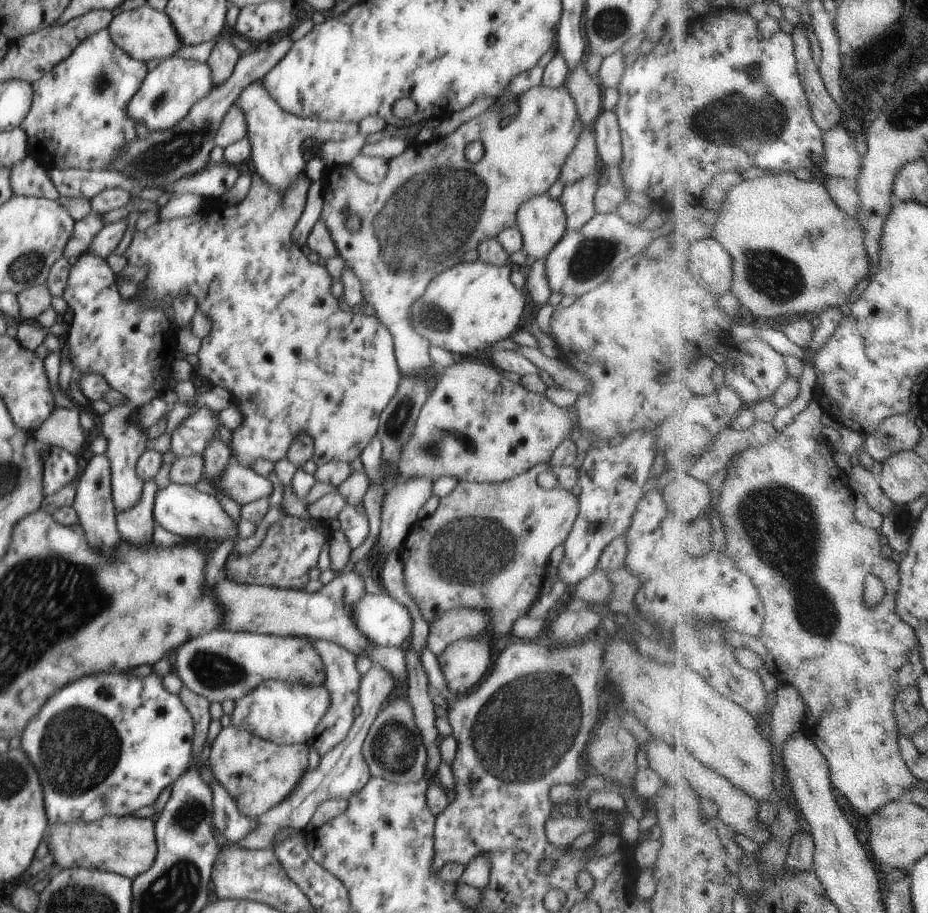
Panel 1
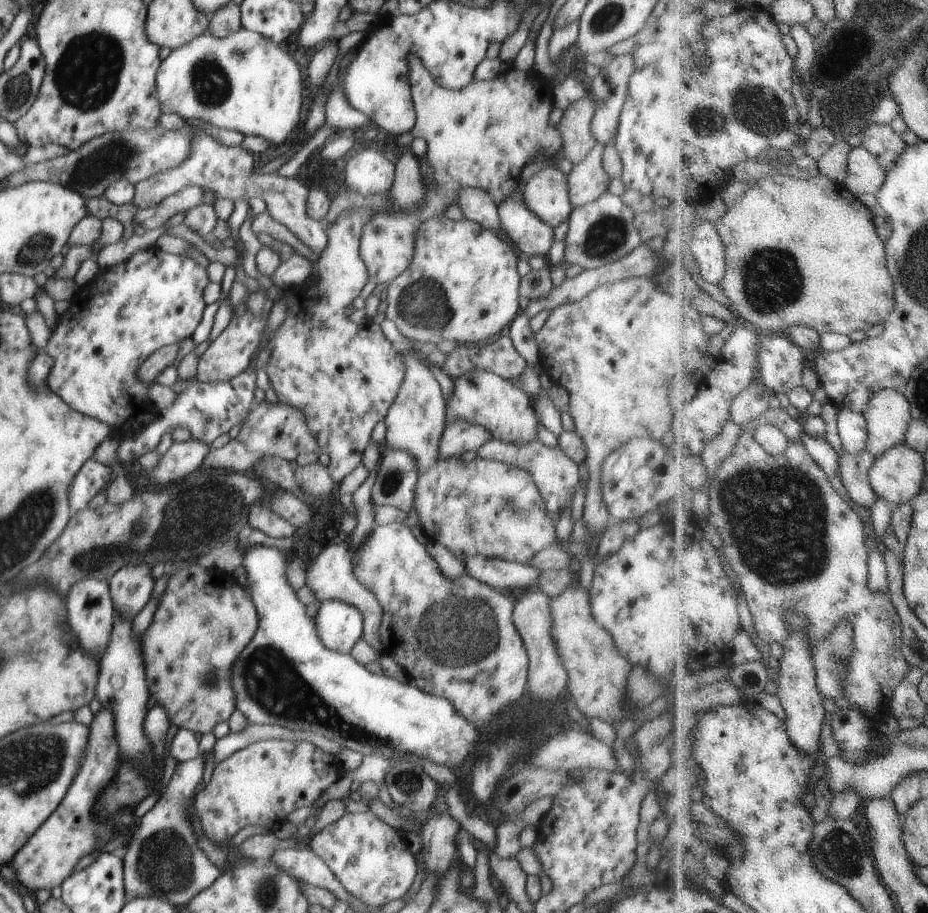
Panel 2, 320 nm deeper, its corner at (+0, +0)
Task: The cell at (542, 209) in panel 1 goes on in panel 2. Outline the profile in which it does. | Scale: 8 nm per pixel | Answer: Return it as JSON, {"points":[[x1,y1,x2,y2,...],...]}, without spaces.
{"points":[[545,167,524,182,525,205,553,229,571,216,567,175,558,167]]}

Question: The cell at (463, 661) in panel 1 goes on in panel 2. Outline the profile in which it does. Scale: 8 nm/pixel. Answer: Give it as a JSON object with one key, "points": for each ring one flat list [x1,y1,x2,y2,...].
{"points":[[374,523,368,536,355,547,348,544,349,553,351,554,352,566,355,577,370,591,375,594,377,601,383,608,381,616,381,642,384,644,384,654,392,656,405,672,405,682,416,685,426,694,435,697,446,697,454,705,455,711,466,717,472,724,488,724,492,722,504,710,516,704,527,686,527,672,529,671,529,658,522,640,518,634,515,624,513,623,513,610,515,601,510,595,503,594,502,591,488,586,488,584,476,580,468,574,457,577,447,577,439,567,439,564,428,554,425,545,423,545,413,534,412,531,403,524,392,523,381,525]]}

